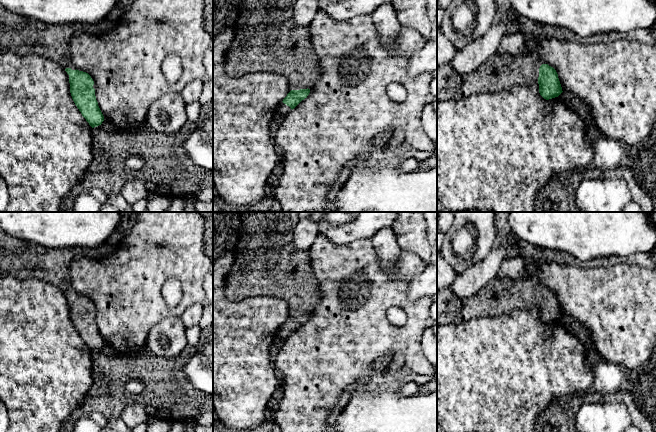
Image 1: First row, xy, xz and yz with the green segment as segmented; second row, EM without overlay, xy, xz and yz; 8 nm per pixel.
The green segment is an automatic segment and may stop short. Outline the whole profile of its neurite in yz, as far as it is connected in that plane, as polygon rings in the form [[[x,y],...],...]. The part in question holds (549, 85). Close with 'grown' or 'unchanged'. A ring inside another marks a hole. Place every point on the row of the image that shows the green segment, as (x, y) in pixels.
[[[528,50],[518,55],[499,54],[496,52],[487,58],[487,60],[483,62],[476,70],[467,75],[454,74],[450,63],[438,67],[437,101],[459,100],[478,93],[502,93],[503,91],[509,91],[516,86],[530,85],[536,80],[539,84],[539,93],[546,100],[558,97],[563,92],[556,70],[545,62],[542,62],[538,53],[534,50]]] | grown

